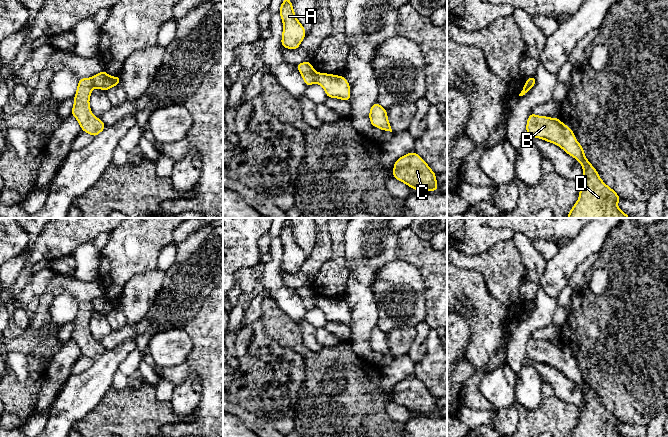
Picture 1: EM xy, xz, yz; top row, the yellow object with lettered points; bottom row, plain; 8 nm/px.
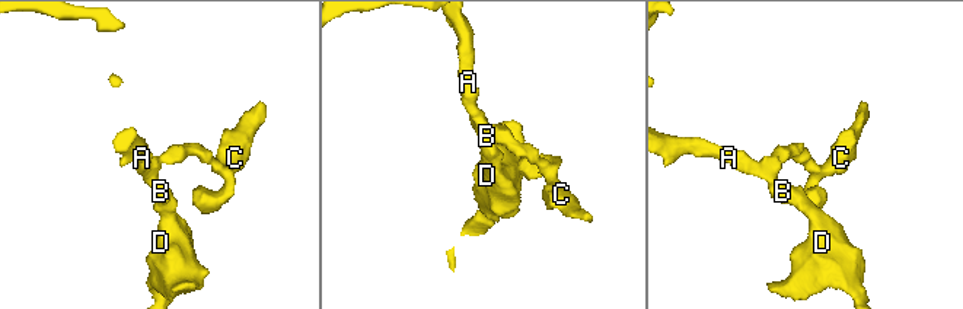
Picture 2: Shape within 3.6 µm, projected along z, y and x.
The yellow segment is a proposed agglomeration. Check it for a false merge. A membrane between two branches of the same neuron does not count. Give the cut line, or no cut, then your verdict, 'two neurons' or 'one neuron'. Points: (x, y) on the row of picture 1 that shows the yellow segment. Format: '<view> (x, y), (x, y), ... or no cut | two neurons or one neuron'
xz (315, 73), (316, 82) | two neurons

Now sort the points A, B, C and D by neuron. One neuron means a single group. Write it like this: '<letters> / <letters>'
A B D / C

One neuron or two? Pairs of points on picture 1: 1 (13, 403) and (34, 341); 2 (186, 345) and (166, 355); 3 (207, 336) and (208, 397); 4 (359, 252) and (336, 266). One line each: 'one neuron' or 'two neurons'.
1: one neuron
2: one neuron
3: one neuron
4: two neurons

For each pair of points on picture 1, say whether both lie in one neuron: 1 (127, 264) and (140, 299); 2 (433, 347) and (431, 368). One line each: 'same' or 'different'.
1: different
2: same

